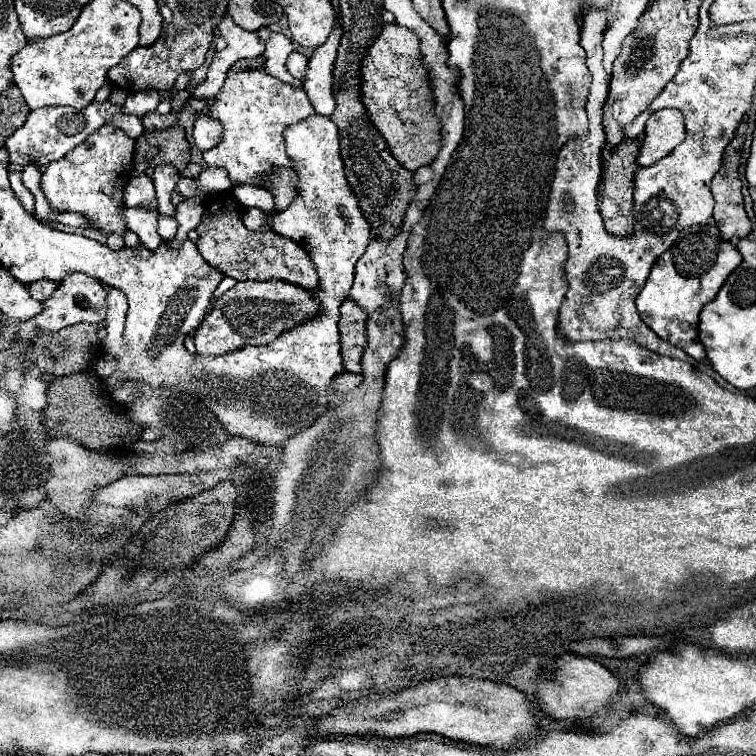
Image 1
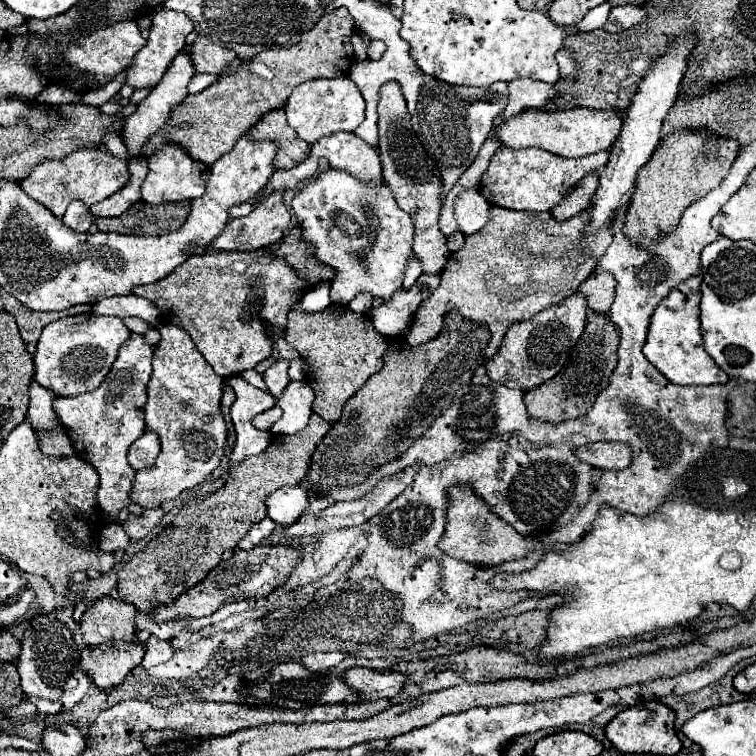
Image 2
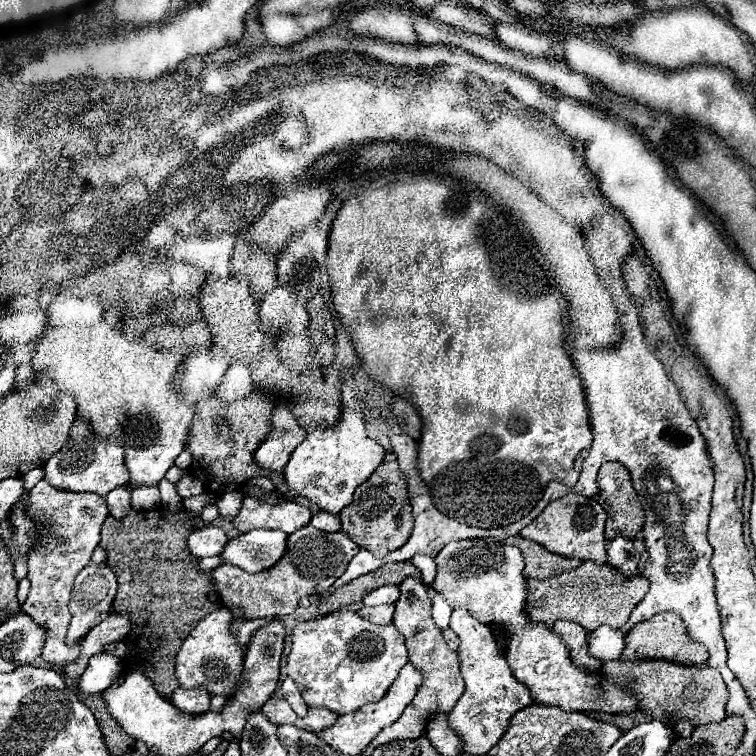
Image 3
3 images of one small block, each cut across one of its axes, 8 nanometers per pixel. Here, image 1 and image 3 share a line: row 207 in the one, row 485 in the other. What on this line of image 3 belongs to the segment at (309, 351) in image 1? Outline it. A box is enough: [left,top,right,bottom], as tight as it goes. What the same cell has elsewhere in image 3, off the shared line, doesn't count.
[284,410,378,514]

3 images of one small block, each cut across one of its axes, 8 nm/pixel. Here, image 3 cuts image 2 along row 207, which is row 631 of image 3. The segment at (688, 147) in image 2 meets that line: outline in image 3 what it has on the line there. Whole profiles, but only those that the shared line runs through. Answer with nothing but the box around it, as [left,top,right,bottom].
[620,612,708,664]

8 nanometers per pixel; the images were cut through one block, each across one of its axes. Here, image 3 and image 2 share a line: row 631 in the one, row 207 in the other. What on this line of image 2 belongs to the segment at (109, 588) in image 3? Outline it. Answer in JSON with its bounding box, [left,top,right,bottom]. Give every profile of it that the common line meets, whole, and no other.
[62,200,94,232]

